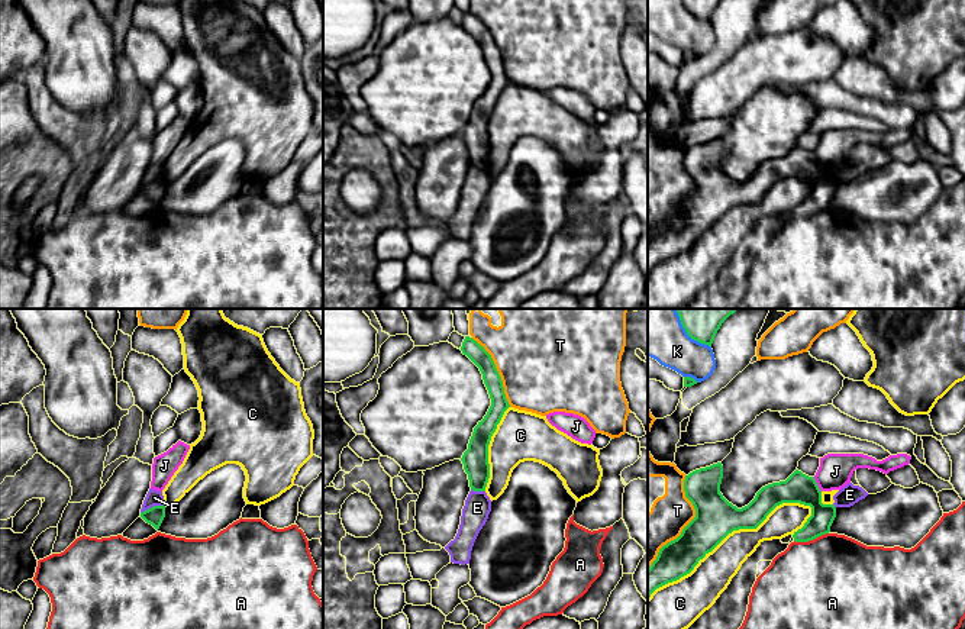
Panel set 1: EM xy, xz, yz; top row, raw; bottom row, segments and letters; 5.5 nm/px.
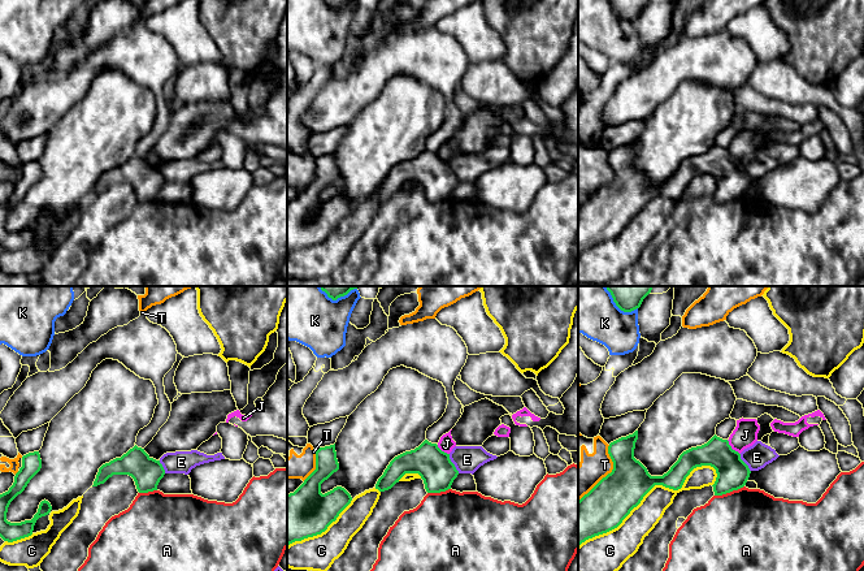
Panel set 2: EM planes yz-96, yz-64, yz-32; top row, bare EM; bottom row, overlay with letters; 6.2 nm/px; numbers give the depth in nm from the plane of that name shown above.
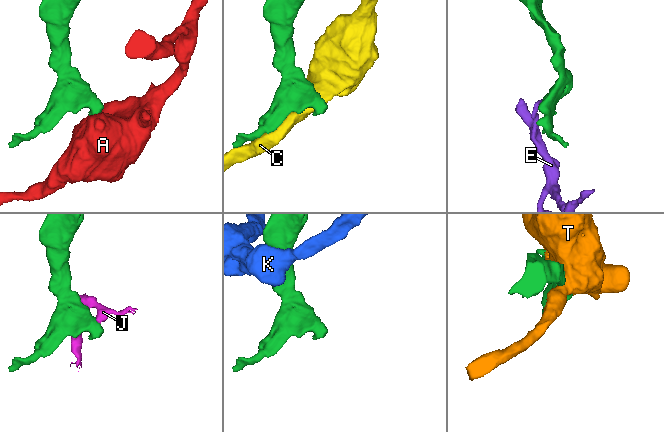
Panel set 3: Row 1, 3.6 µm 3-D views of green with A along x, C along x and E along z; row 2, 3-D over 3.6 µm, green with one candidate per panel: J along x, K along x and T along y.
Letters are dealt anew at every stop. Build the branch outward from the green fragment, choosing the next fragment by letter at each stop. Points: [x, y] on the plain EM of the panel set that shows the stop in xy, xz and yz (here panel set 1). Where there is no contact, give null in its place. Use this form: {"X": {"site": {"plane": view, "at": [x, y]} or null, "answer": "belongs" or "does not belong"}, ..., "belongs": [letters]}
{"A": {"site": {"plane": "yz", "at": [810, 215]}, "answer": "does not belong"}, "C": {"site": {"plane": "yz", "at": [728, 209]}, "answer": "does not belong"}, "E": {"site": {"plane": "xy", "at": [151, 183]}, "answer": "does not belong"}, "J": {"site": {"plane": "yz", "at": [816, 160]}, "answer": "does not belong"}, "K": {"site": {"plane": "yz", "at": [694, 15]}, "answer": "does not belong"}, "T": {"site": {"plane": "yz", "at": [687, 200]}, "answer": "does not belong"}, "belongs": []}

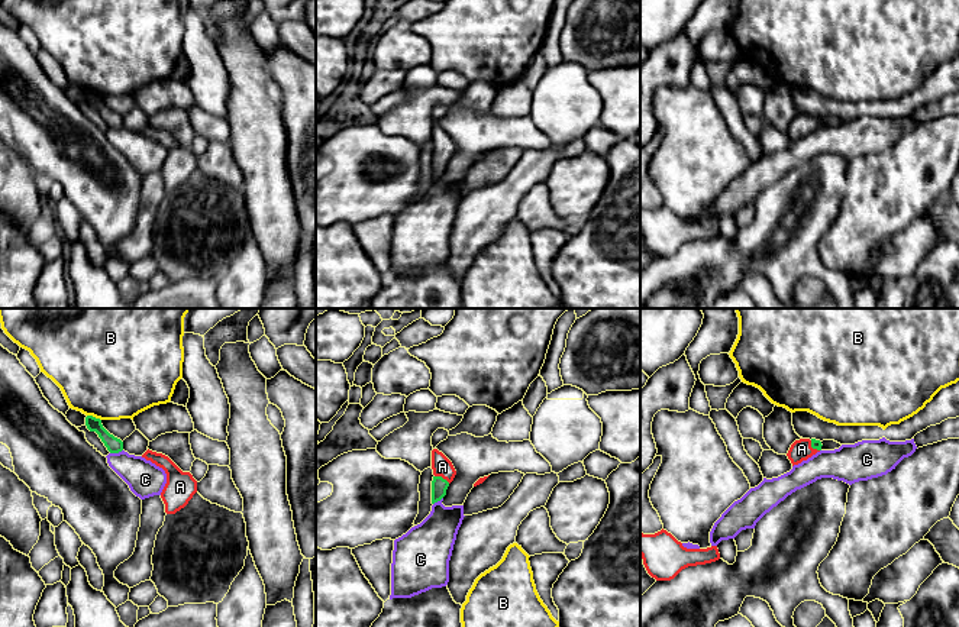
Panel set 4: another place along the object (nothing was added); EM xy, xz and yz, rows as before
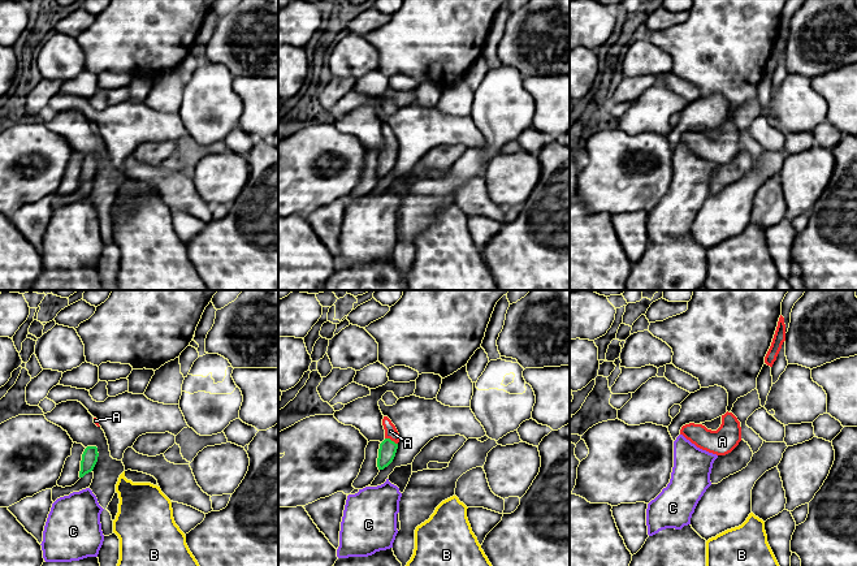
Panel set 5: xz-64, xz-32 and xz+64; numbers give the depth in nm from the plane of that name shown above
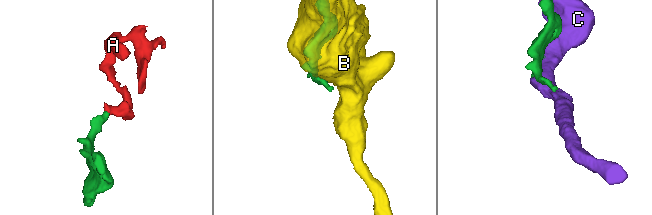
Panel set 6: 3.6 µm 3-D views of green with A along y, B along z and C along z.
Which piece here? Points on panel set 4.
{"A": {"site": {"plane": "xz", "at": [442, 154]}, "answer": "belongs"}, "B": {"site": {"plane": "xy", "at": [94, 93]}, "answer": "does not belong"}, "C": {"site": {"plane": "xy", "at": [116, 128]}, "answer": "does not belong"}, "belongs": ["A"]}

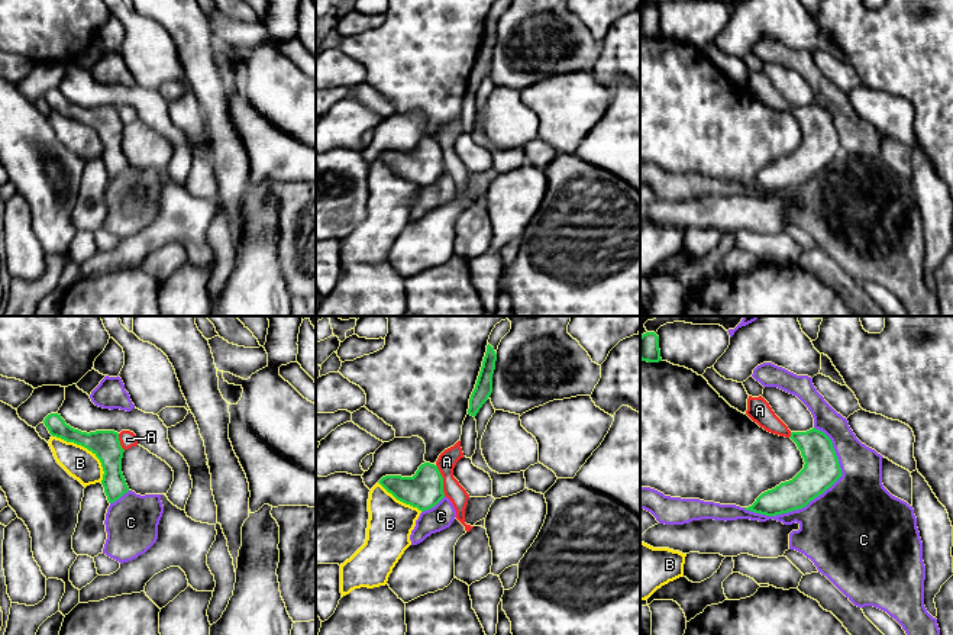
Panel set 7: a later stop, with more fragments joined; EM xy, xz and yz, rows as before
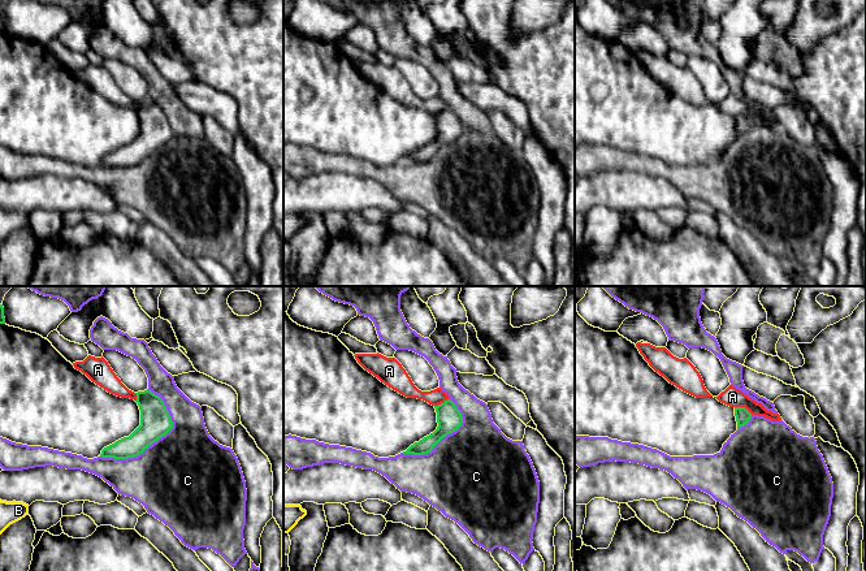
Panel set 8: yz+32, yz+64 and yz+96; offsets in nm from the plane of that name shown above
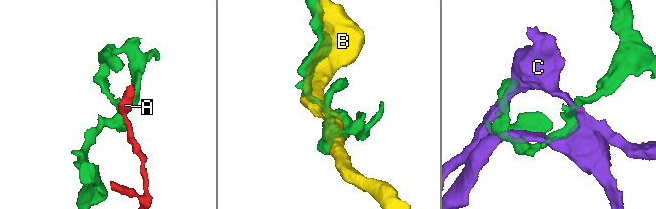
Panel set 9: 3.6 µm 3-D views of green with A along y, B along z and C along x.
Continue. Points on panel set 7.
{"A": {"site": {"plane": "xz", "at": [442, 155]}, "answer": "does not belong"}, "B": {"site": {"plane": "xy", "at": [87, 123]}, "answer": "does not belong"}, "C": {"site": {"plane": "yz", "at": [810, 176]}, "answer": "does not belong"}, "belongs": []}

